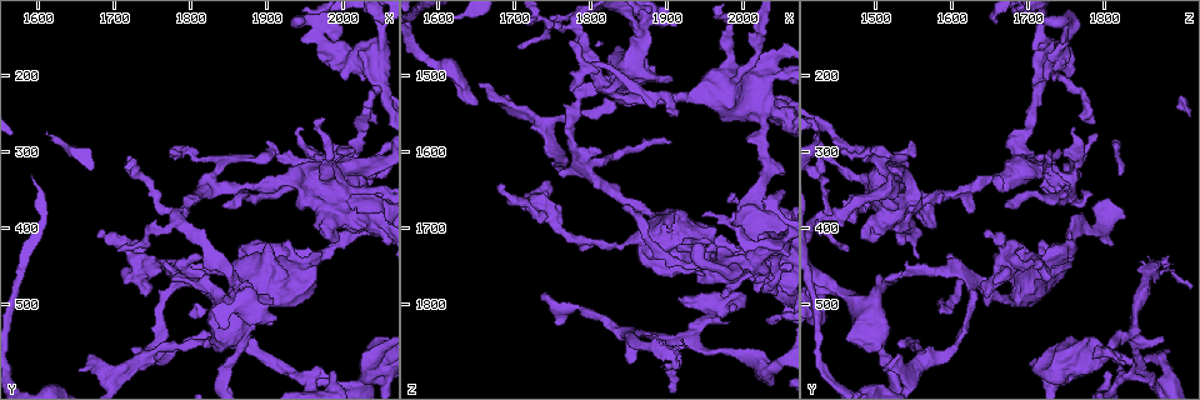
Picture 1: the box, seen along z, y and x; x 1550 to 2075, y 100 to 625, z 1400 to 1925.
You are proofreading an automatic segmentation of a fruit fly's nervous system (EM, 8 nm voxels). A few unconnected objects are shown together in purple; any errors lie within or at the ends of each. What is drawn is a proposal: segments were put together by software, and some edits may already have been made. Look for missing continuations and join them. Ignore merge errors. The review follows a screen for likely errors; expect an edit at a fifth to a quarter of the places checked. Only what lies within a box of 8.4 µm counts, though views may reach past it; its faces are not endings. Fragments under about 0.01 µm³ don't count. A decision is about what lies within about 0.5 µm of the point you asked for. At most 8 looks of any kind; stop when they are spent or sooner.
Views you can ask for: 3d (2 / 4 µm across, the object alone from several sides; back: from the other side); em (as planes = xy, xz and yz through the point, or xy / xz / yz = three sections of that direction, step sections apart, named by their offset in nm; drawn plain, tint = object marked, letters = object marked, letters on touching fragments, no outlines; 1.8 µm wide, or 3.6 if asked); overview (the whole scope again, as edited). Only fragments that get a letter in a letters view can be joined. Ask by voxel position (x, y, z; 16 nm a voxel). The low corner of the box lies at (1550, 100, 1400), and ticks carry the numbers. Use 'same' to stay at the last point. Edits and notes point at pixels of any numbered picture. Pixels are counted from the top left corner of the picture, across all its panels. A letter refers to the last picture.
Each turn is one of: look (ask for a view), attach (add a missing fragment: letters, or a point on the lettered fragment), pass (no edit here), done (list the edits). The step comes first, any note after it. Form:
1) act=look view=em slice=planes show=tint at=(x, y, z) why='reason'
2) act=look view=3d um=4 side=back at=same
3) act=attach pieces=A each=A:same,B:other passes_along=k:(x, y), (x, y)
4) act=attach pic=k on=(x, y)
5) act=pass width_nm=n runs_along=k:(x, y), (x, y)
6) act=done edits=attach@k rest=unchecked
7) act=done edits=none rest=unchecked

act=look view=em slice=yz step=16 show=tint at=(1855, 545, 1880) why='branch stops here'

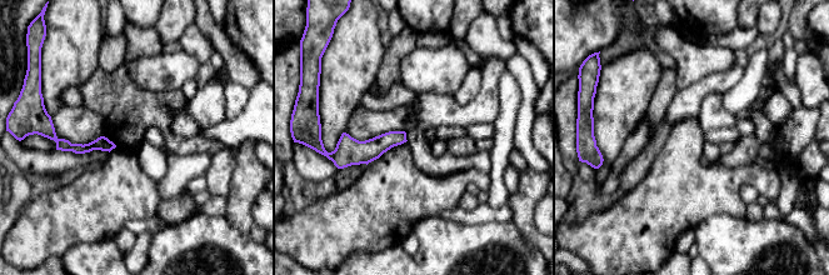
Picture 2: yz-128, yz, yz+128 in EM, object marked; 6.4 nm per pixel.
act=look view=em slice=planes show=letters at=same why='cut it another way'

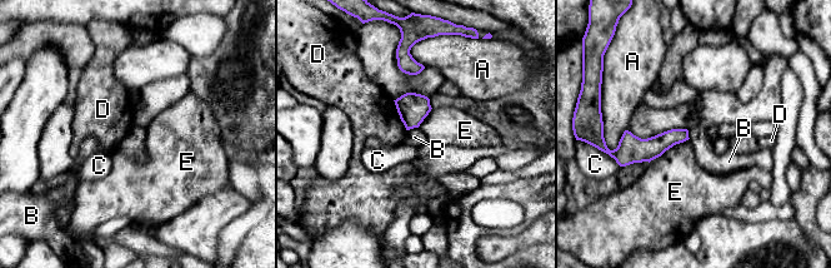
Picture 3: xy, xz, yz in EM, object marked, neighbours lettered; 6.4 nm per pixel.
act=pass each=A:other,B:other,C:other,D:other,E:other border=3:(417, 127), (406, 130) found='none of them fits'

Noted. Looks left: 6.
act=look view=em slice=planes show=letters at=(1900, 445, 1870)

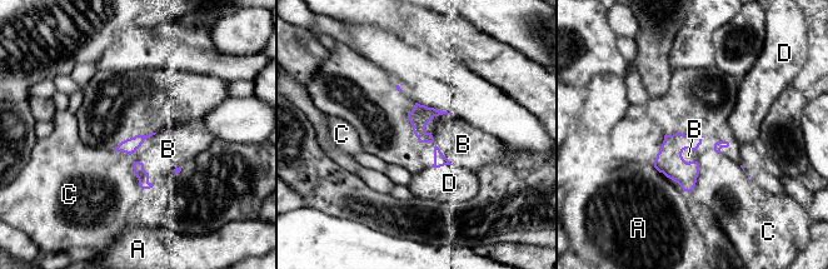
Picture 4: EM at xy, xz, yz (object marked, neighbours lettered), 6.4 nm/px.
act=attach pieces=B each=A:other,B:same,C:other,D:other found='it goes on there'

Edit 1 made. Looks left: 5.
act=look view=overview

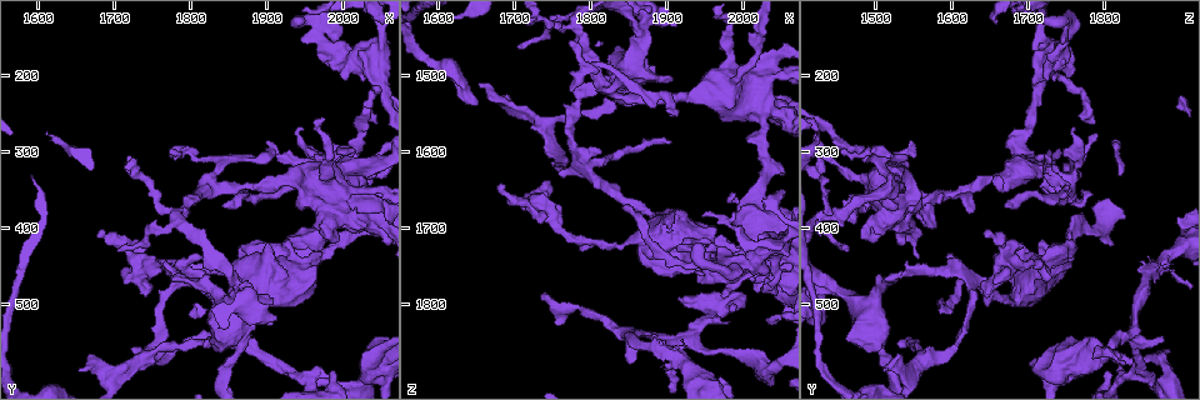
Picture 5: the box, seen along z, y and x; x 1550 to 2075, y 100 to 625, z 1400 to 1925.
act=look view=em slice=planes show=tint at=(1685, 405, 1640)

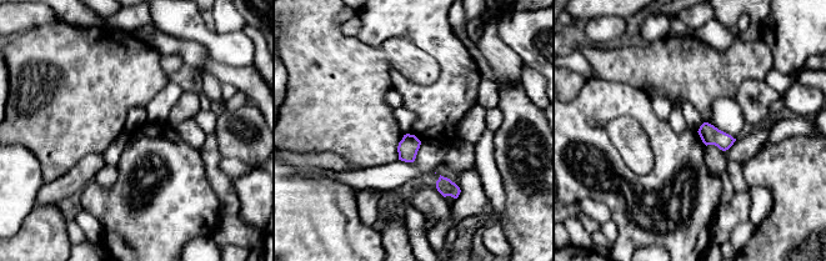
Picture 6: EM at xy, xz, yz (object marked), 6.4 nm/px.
act=look view=em slice=planes show=letters at=same

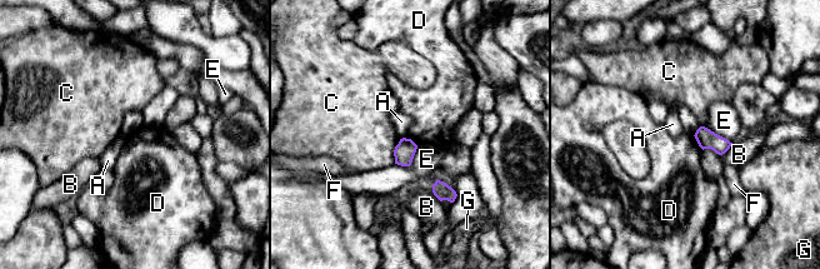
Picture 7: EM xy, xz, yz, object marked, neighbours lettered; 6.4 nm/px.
act=pass each=A:other,B:other,C:other,D:other,E:other,F:other,G:other border=7:(693, 135), (703, 149) found='no lettered fragment goes on from it'

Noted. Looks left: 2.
act=done edits=attach@4 rest=unchecked

